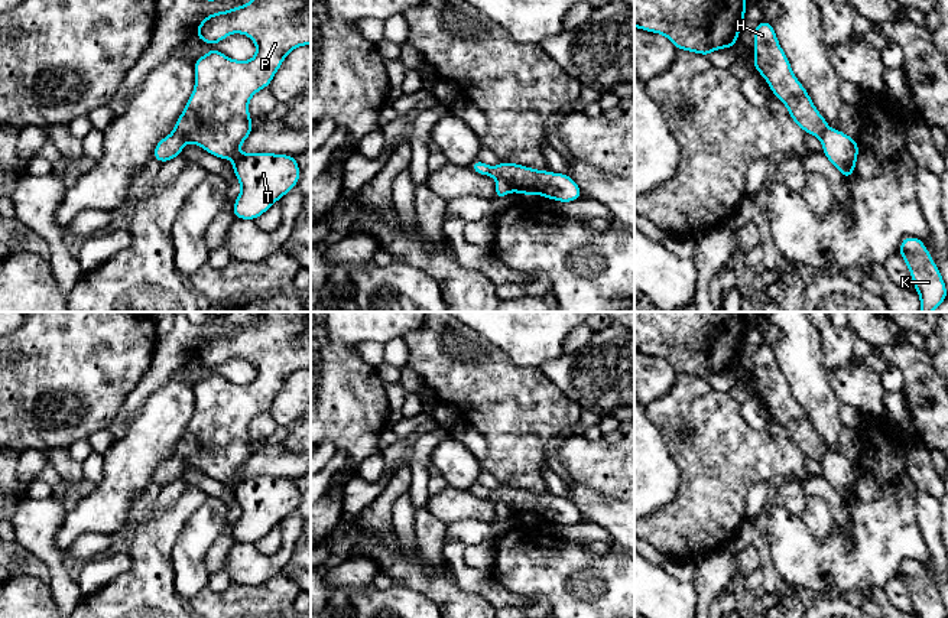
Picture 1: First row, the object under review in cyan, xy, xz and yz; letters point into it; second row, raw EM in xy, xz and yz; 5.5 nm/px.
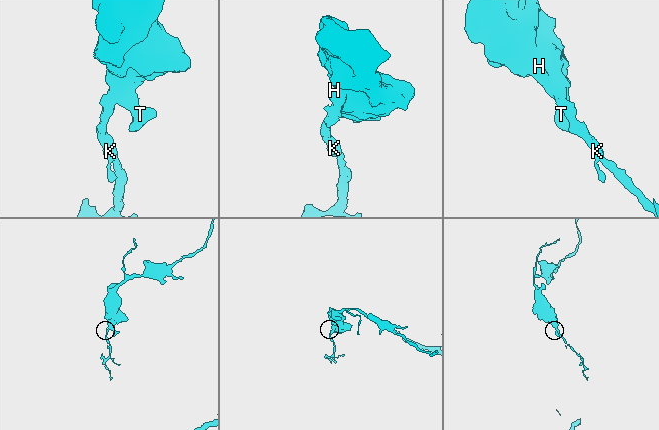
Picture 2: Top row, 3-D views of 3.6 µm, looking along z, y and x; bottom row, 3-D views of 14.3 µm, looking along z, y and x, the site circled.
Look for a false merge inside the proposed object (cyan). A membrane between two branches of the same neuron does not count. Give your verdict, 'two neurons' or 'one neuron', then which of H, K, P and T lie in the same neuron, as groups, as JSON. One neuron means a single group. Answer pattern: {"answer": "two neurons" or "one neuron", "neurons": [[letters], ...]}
{"answer": "two neurons", "neurons": [["H", "P", "T"], ["K"]]}

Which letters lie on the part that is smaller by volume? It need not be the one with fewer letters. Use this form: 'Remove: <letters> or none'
Remove: K

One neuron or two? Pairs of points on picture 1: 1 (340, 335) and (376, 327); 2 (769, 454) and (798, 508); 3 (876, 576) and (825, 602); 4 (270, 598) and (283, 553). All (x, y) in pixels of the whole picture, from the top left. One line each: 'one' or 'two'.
1: one
2: two
3: two
4: two

